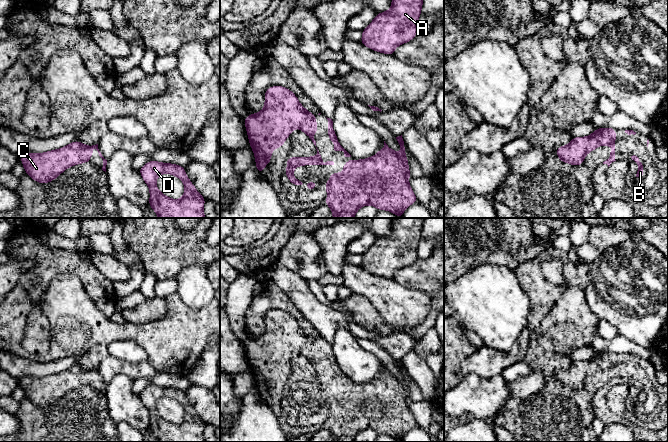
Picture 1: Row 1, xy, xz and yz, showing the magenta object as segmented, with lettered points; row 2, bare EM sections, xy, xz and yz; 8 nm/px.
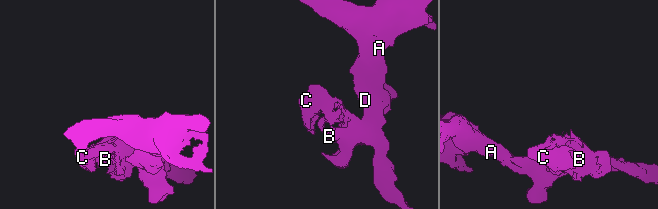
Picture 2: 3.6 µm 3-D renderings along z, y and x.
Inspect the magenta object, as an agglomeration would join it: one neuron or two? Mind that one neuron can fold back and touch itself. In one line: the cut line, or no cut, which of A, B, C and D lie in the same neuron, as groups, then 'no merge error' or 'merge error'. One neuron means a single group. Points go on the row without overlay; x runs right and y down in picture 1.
no cut | A B C D | no merge error

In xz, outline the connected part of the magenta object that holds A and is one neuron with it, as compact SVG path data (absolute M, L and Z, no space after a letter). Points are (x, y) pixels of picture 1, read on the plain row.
M392 218L392 229L389 235L380 236L374 244L362 255L360 266L374 275L394 280L394 274L398 269L402 269L414 263L417 257L417 246L421 239L424 218Z

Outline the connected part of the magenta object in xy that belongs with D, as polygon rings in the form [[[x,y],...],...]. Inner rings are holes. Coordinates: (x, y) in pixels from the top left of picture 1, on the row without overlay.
[[[150,384],[139,393],[139,396],[150,414],[149,431],[159,442],[206,442],[203,437],[206,423],[195,413],[183,390]],[[164,397],[182,404],[185,410],[182,423],[171,423],[159,416],[156,402]]]

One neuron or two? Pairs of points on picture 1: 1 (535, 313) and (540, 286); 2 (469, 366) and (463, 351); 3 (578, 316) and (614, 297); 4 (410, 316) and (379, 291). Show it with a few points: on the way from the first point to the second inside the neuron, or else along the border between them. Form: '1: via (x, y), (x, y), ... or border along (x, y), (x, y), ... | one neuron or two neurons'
1: via (540, 306), (540, 293) | one neuron
2: border along (476, 350), (462, 362), (462, 376) | two neurons
3: border along (584, 289), (584, 299), (588, 308), (600, 320) | two neurons
4: via (402, 308), (387, 296) | one neuron

